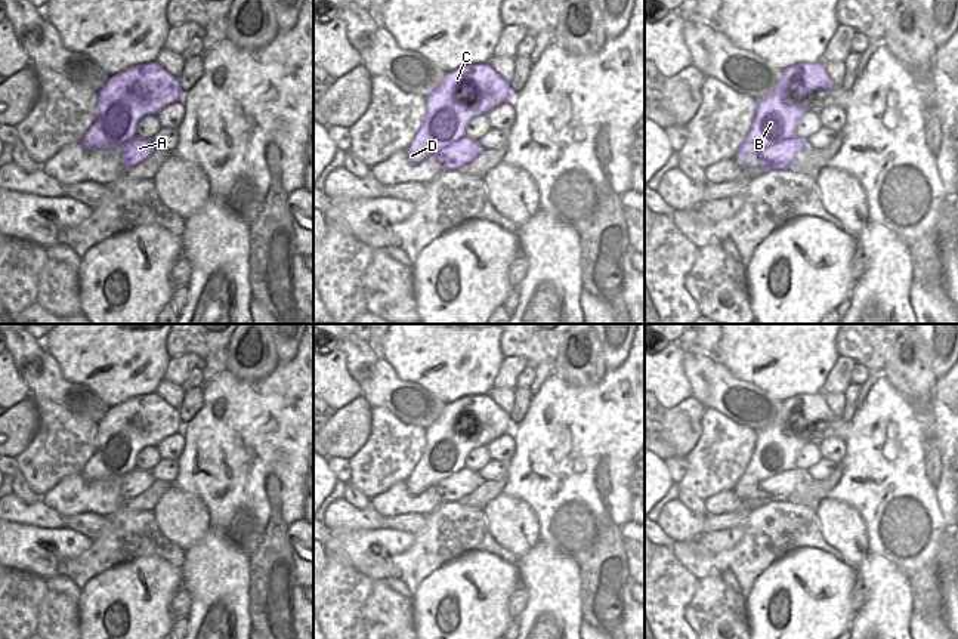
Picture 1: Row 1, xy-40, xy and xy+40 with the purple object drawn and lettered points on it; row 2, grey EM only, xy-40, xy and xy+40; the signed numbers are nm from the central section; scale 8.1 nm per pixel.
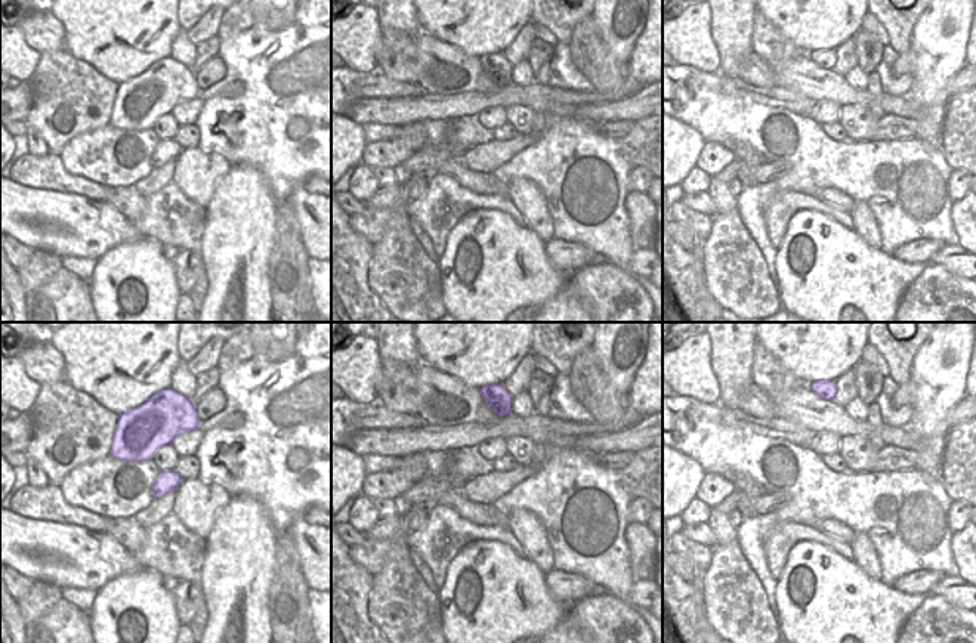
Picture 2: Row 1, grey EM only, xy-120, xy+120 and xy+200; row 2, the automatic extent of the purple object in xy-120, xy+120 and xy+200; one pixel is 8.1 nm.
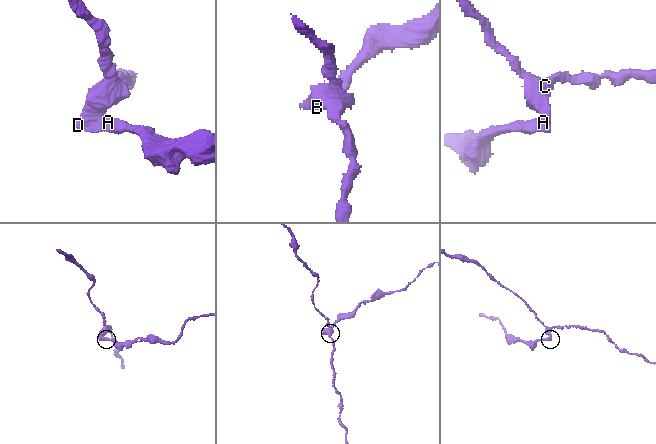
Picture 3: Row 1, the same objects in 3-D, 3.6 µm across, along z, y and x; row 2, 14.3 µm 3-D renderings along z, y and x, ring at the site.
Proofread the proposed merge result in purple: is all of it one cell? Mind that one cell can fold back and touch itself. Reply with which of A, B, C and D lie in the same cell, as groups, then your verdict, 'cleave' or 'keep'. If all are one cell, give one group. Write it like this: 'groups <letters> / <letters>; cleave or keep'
groups A / B C D; cleave

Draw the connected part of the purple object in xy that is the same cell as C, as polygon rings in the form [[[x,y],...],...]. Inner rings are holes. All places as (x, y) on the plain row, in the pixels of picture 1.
[[[488,393],[464,396],[446,404],[439,419],[429,426],[424,451],[414,472],[405,481],[407,490],[415,496],[420,482],[436,487],[442,479],[466,469],[467,454],[482,445],[491,444],[516,425],[510,414],[500,408]],[[461,417],[466,429],[476,429],[473,436],[461,432],[455,425]]]

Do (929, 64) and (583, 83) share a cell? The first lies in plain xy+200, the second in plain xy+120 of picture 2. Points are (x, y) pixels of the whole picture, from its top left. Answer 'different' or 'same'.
different

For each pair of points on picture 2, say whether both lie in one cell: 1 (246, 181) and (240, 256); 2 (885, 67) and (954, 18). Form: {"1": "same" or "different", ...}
{"1": "same", "2": "different"}

